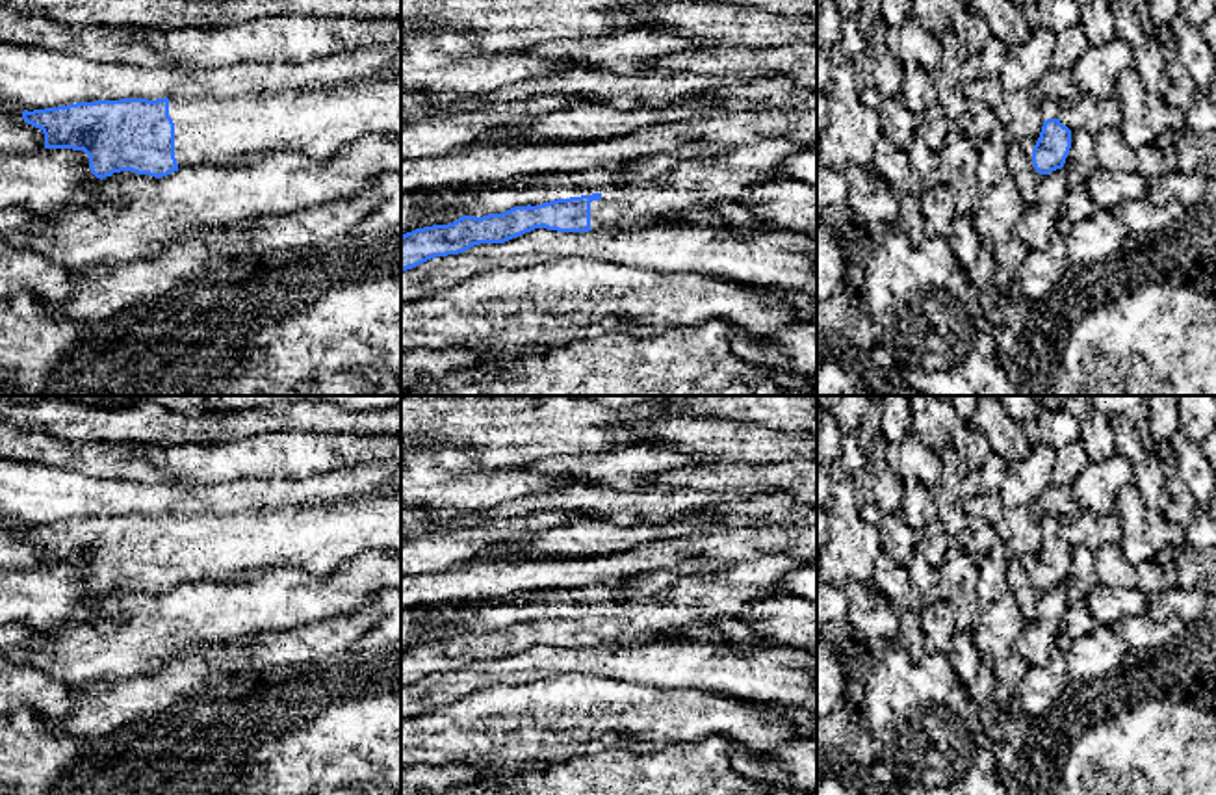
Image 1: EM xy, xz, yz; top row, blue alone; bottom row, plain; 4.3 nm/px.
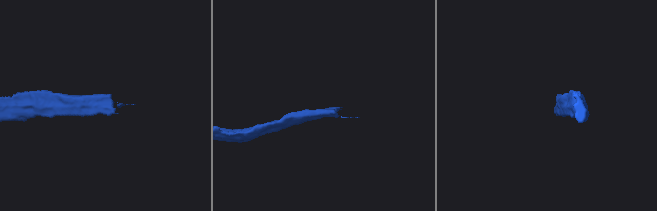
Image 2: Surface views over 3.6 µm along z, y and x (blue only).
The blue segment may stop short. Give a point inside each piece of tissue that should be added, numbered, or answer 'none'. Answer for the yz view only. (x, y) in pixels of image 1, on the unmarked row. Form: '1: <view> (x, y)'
1: yz (1049, 524)

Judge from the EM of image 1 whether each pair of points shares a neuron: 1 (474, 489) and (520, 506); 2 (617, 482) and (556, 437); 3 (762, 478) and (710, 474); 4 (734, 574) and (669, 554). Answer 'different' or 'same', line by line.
1: different
2: different
3: same
4: different

